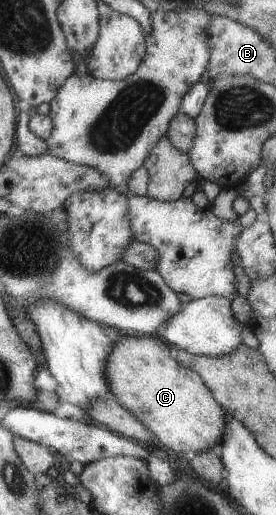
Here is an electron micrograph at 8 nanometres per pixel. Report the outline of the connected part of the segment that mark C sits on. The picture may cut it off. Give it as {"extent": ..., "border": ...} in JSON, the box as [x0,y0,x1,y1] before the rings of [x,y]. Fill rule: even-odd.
{"extent":[107,333,227,457],"border":[[[128,333],[121,337],[121,341],[115,341],[115,349],[109,355],[107,361],[107,381],[112,389],[112,397],[115,397],[125,409],[132,411],[135,417],[150,429],[165,449],[169,448],[178,455],[191,457],[197,453],[203,453],[207,449],[217,448],[223,441],[223,435],[227,431],[226,409],[215,399],[213,391],[207,387],[207,382],[195,370],[182,366],[177,359],[168,354],[167,343],[163,338],[146,337]]]}

